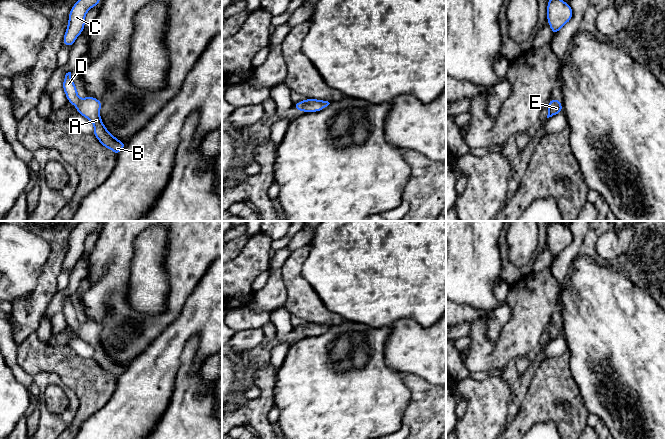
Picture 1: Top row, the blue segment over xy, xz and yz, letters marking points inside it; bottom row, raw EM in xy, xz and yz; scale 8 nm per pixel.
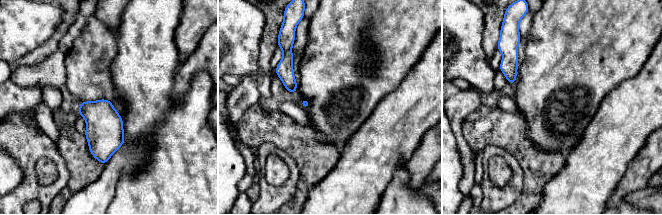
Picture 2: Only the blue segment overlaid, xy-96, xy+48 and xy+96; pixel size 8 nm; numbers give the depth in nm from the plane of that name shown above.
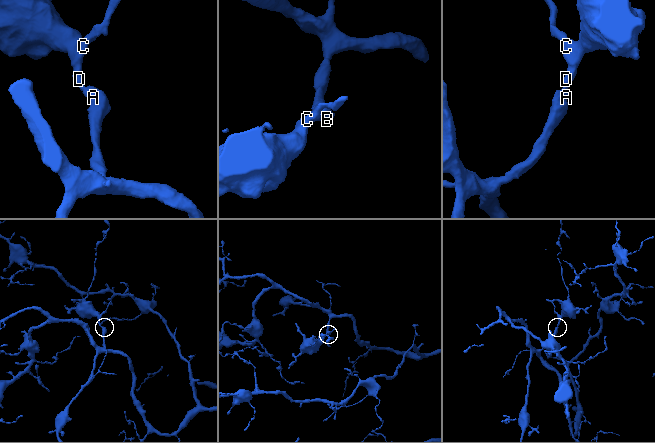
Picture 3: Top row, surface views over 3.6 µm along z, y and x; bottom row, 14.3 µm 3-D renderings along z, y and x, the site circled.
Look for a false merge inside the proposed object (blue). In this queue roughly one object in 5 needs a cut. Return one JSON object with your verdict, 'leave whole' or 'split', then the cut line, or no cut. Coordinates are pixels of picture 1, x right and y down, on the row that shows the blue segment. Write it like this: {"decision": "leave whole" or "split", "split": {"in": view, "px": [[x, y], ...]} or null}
{"decision": "leave whole", "split": null}

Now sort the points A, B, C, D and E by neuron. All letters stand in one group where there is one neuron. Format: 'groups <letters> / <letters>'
groups A B C D E

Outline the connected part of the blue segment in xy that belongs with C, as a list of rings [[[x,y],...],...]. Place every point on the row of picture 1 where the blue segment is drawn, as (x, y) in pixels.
[[[78,0],[69,12],[68,26],[63,37],[63,46],[73,46],[76,38],[85,27],[85,15],[94,6],[100,5],[101,0]]]

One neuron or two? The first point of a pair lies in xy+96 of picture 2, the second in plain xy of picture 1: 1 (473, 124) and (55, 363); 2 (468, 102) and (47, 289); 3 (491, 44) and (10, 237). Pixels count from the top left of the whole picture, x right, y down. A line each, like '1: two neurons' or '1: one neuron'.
1: one neuron
2: one neuron
3: two neurons

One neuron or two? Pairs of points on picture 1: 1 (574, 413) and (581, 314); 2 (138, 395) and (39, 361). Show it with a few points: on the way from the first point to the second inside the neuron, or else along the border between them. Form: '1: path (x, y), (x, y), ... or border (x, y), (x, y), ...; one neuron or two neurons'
1: border (568, 361), (571, 374), (585, 405); two neurons
2: border (117, 379), (114, 393), (102, 407); two neurons

